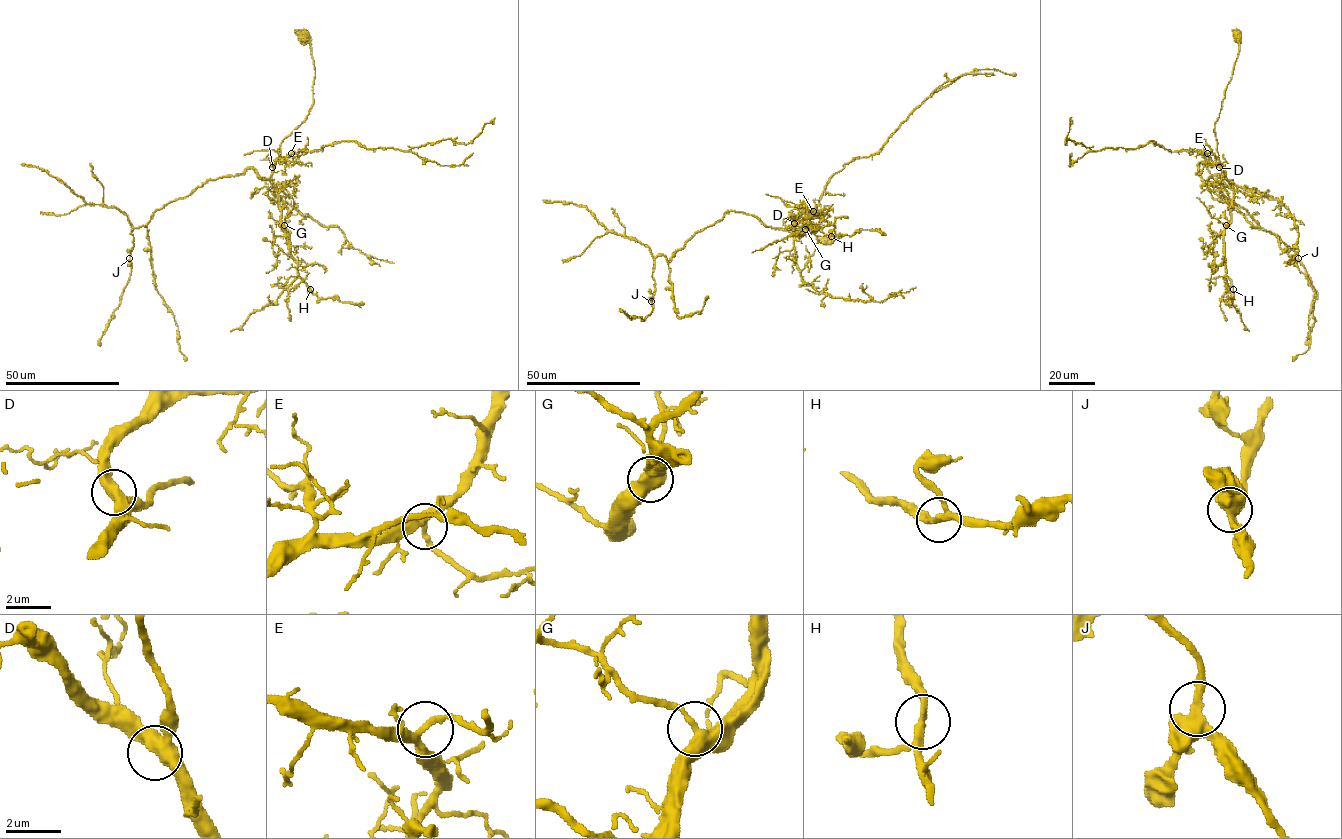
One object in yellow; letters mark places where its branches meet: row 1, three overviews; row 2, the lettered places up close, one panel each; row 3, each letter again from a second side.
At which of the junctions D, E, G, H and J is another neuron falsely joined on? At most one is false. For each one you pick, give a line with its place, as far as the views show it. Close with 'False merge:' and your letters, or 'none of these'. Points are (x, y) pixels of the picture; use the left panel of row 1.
False merge: none of these

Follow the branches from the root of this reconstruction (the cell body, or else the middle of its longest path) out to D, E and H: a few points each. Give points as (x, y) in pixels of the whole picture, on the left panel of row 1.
D: (304, 35), (310, 40), (315, 68), (312, 106), (307, 118), (281, 143), (280, 156), (272, 167)
E: (304, 35), (310, 40), (315, 68), (312, 106), (307, 118), (283, 140), (280, 156), (272, 165), (291, 153)
H: (304, 35), (315, 68), (312, 106), (281, 143), (271, 182), (289, 253), (310, 289)

